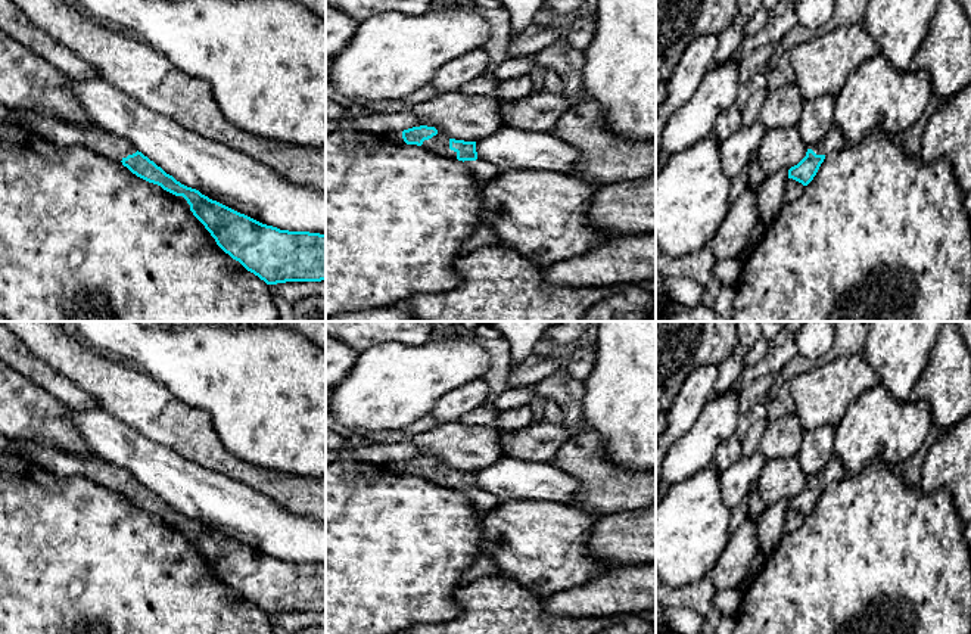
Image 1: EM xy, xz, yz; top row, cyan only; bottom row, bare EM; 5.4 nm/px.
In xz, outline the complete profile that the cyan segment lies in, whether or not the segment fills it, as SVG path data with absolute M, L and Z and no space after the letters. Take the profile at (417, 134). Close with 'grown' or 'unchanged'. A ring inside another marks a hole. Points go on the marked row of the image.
M420 125L404 131L388 131L383 136L393 143L423 146L433 153L463 161L472 175L482 183L495 178L501 173L494 164L477 158L476 142L448 139L435 127Z; grown

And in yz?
M834 125L827 137L807 149L806 156L794 167L788 170L788 178L793 178L803 186L807 186L816 175L825 156L838 152L846 146L844 136Z; grown

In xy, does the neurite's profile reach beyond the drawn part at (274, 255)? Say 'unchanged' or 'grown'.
grown

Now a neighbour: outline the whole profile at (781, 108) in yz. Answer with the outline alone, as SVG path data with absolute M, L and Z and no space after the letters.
M796 83L769 93L759 112L759 121L766 130L794 127L803 112L805 99Z

